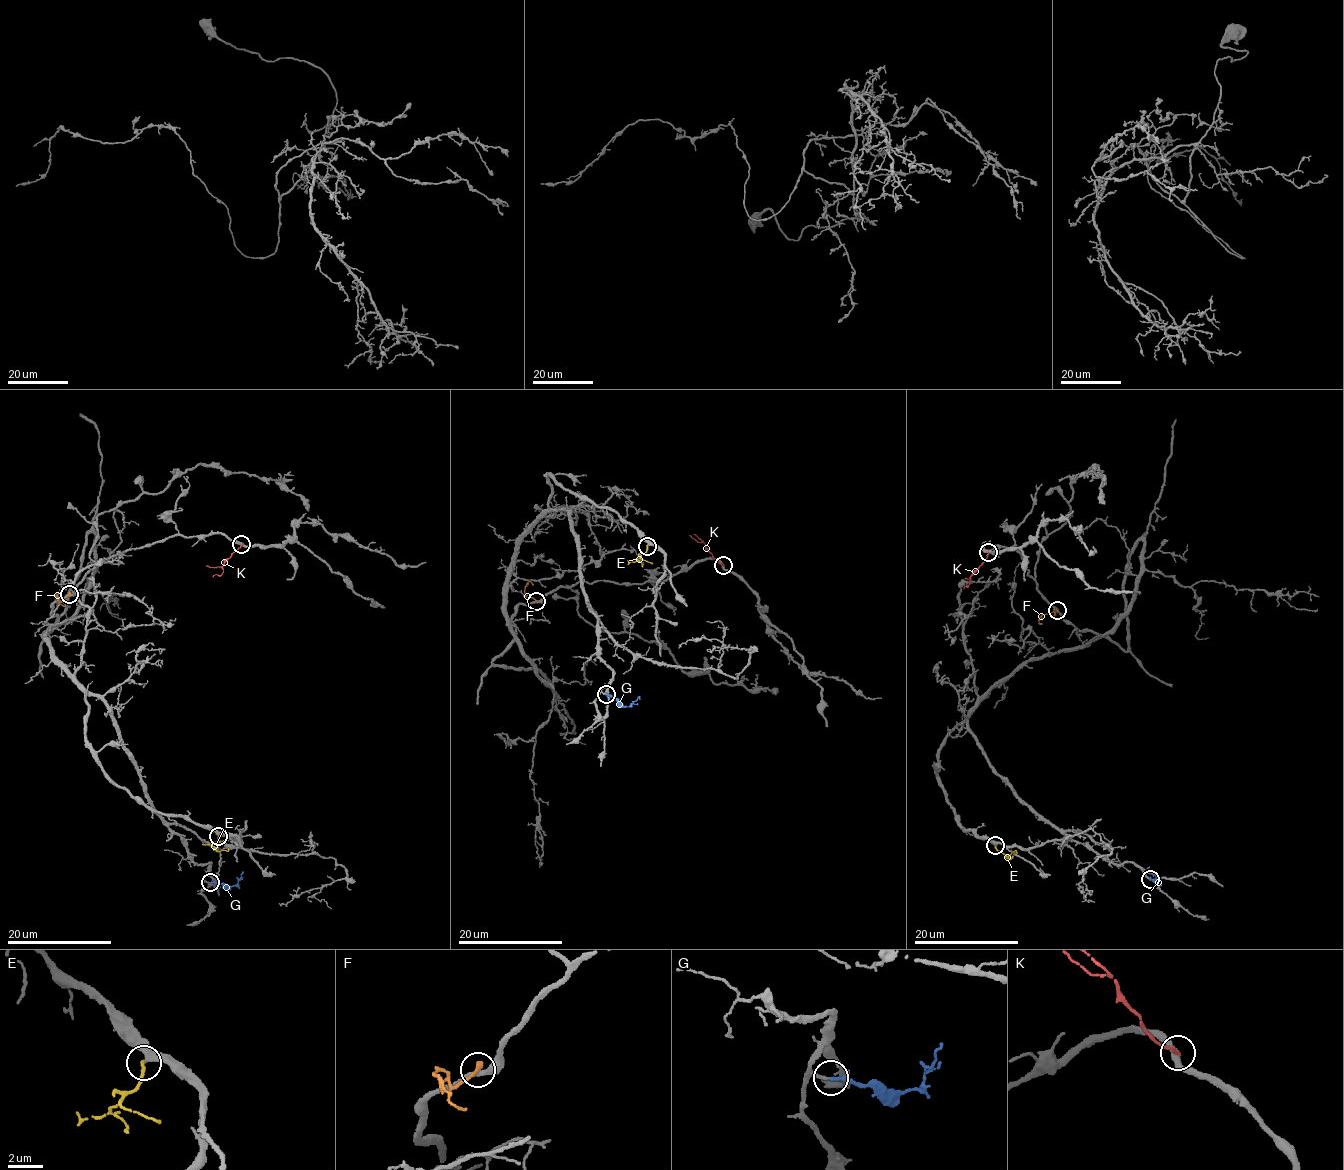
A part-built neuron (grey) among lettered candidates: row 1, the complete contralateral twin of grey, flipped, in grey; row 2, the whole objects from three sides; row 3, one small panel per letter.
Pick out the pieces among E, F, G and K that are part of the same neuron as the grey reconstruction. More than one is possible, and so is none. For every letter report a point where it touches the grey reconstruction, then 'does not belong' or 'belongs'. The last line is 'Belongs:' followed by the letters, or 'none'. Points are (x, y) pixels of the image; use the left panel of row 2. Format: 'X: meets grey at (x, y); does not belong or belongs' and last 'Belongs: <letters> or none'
E: meets grey at (218, 836); belongs
F: meets grey at (69, 594); does not belong
G: meets grey at (210, 882); belongs
K: meets grey at (241, 544); does not belong
Belongs: E, G

